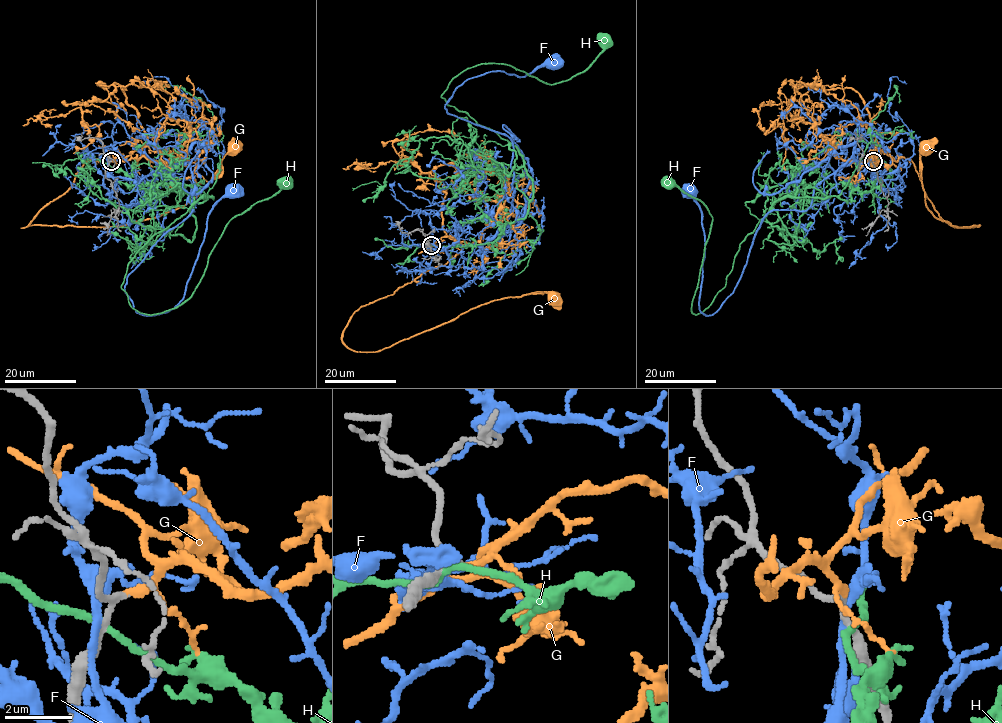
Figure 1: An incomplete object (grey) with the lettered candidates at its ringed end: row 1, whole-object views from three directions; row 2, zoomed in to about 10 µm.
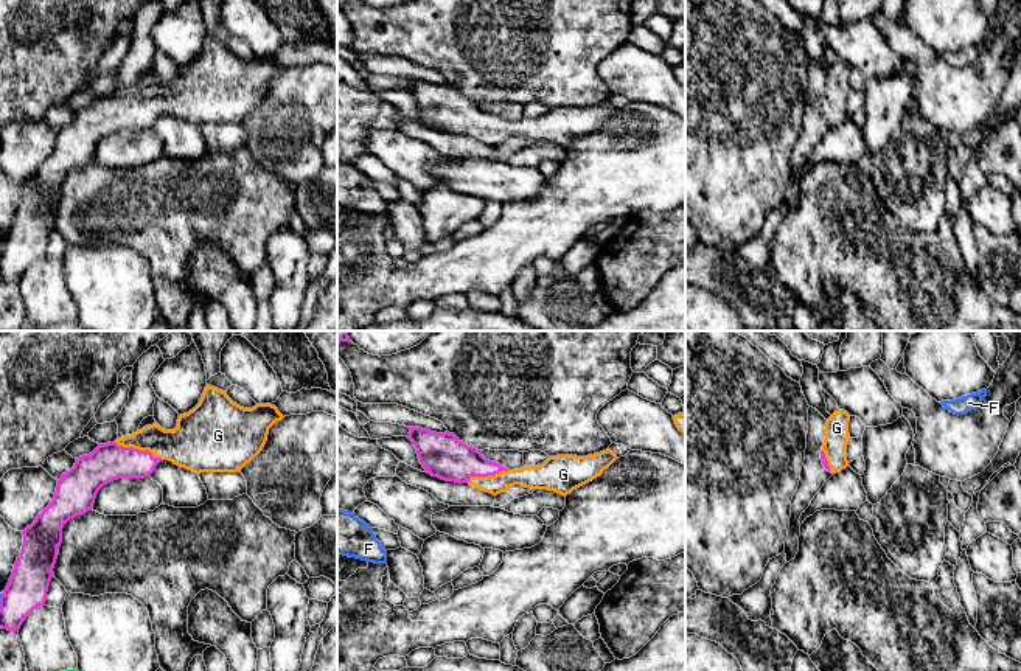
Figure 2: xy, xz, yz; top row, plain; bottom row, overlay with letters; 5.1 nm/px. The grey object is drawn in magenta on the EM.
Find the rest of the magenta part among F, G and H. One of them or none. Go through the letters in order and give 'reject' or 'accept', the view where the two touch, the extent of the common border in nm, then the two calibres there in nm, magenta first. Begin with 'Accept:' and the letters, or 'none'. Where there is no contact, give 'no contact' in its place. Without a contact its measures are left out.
Accept: G
F: reject | xy | 30 nm | 200/20 nm
G: accept | xy | 280 nm | 190/220 nm
H: reject | no contact

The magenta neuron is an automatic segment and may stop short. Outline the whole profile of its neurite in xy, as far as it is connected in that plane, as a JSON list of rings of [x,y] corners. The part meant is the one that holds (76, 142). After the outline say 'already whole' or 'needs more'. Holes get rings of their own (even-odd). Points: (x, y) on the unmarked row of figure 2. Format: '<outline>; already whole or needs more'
[[[207,37],[199,56],[188,65],[179,67],[177,79],[165,82],[157,75],[132,87],[99,96],[92,106],[76,110],[75,118],[57,132],[50,157],[26,179],[23,197],[12,221],[6,241],[0,249],[0,280],[19,283],[26,269],[45,258],[57,199],[62,196],[64,177],[93,160],[98,143],[118,130],[149,129],[155,118],[169,112],[174,116],[200,124],[241,124],[264,99],[269,81],[284,68],[272,56],[256,56],[244,61],[233,54],[225,43]]]; needs more

